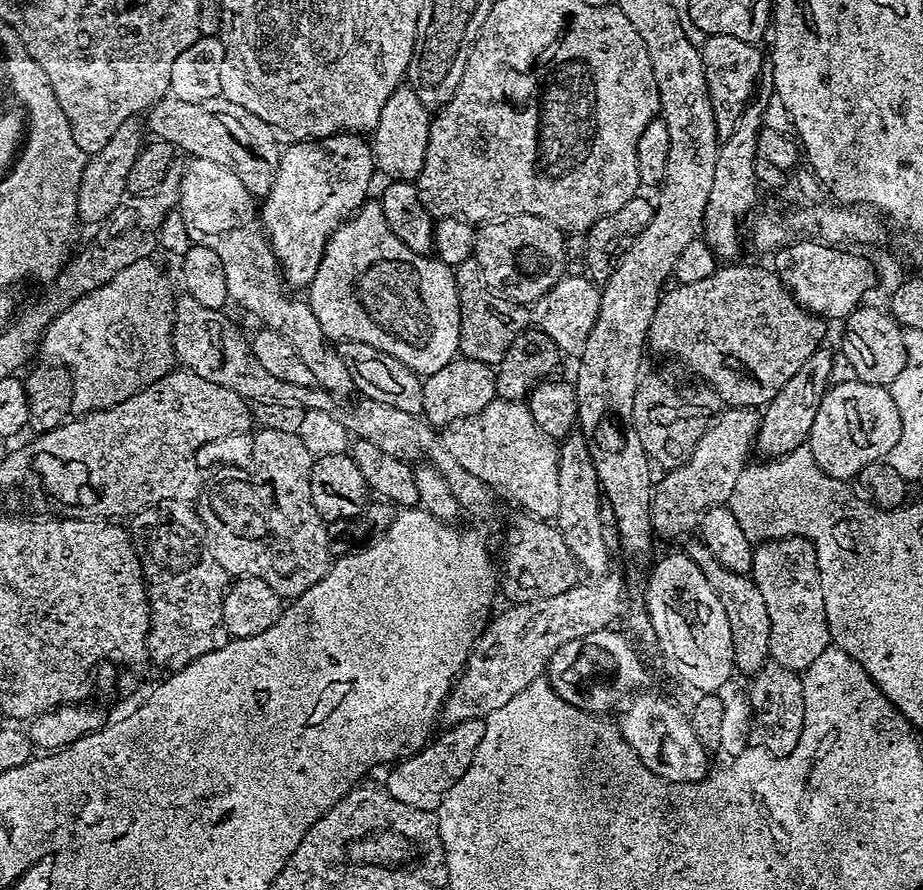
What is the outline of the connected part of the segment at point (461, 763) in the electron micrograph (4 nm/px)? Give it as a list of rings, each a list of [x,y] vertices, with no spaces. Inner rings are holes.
[[[467,720],[443,730],[445,732],[440,737],[437,735],[420,751],[404,757],[387,769],[388,777],[382,780],[382,784],[387,788],[390,798],[398,798],[398,802],[414,806],[414,810],[435,812],[440,807],[442,798],[446,798],[450,786],[454,786],[454,782],[466,774],[470,762],[474,762],[474,750],[478,750],[478,742],[482,742],[483,720]]]

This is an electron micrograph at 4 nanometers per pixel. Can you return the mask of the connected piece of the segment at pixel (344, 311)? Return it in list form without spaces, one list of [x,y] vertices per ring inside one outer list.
[[[365,203],[355,216],[334,230],[322,254],[318,274],[314,274],[306,289],[306,299],[329,341],[366,342],[366,346],[374,346],[398,358],[398,362],[421,378],[434,374],[434,370],[442,370],[442,366],[457,359],[460,350],[460,303],[456,273],[441,260],[418,254],[402,243],[394,230],[386,226],[379,203]]]

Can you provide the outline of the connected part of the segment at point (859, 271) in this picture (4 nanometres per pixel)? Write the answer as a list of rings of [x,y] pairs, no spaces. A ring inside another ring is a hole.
[[[797,240],[796,243],[779,249],[771,260],[770,264],[776,276],[786,286],[786,290],[790,290],[792,297],[813,316],[819,316],[828,322],[843,321],[855,308],[865,303],[864,295],[876,288],[876,272],[872,264],[866,257],[860,256],[859,251],[849,250],[844,246],[822,244],[819,240]]]

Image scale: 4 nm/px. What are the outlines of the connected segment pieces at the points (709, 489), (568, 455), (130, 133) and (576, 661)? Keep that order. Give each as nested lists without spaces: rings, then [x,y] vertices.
[[[727,407],[724,412],[709,423],[698,445],[691,452],[691,458],[684,464],[674,469],[669,469],[664,478],[655,485],[652,495],[651,520],[653,531],[660,537],[678,538],[690,531],[697,529],[700,518],[709,508],[722,506],[727,503],[730,494],[733,493],[734,485],[738,482],[742,470],[747,467],[751,459],[757,436],[760,428],[760,417],[757,409]]]
[[[573,430],[559,441],[558,447],[558,498],[560,509],[555,518],[562,538],[566,538],[566,546],[570,546],[570,554],[574,554],[581,573],[592,578],[600,578],[609,571],[608,556],[610,549],[602,542],[599,521],[599,506],[602,503],[600,479],[594,470],[594,462],[590,458],[588,443],[579,430]]]
[[[133,118],[122,122],[118,130],[102,146],[102,150],[91,153],[87,157],[87,164],[82,172],[82,182],[78,186],[76,195],[76,215],[81,221],[84,220],[91,226],[99,225],[108,219],[108,215],[122,202],[128,192],[128,179],[130,178],[130,169],[134,162],[140,157],[140,149],[146,143],[146,132],[139,119]]]
[[[615,627],[603,628],[586,638],[574,638],[566,642],[566,646],[558,646],[558,650],[554,650],[554,654],[548,659],[546,679],[554,694],[562,698],[562,702],[570,702],[570,706],[583,712],[608,714],[612,707],[615,709],[621,701],[640,690],[635,688],[640,688],[647,682],[648,672],[644,669],[643,658],[636,653],[637,645],[623,631],[622,633],[616,631]]]

